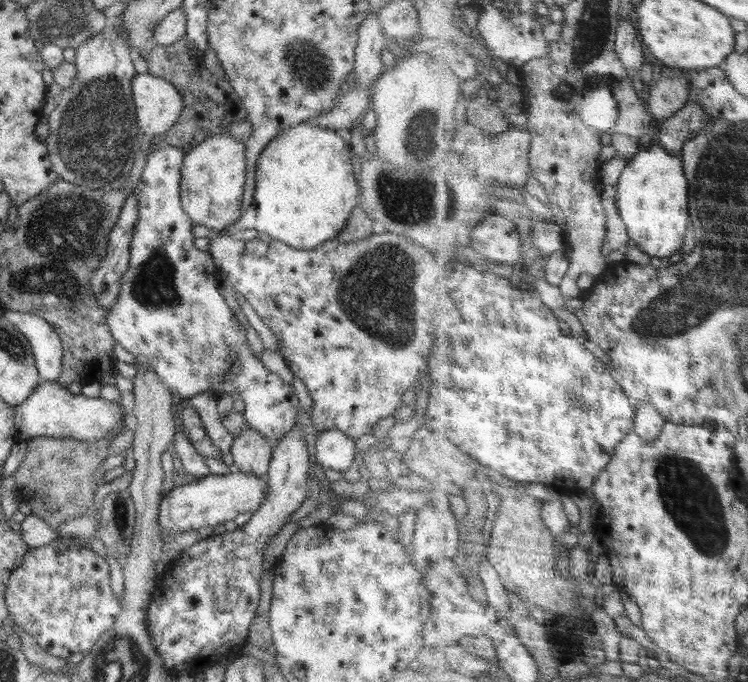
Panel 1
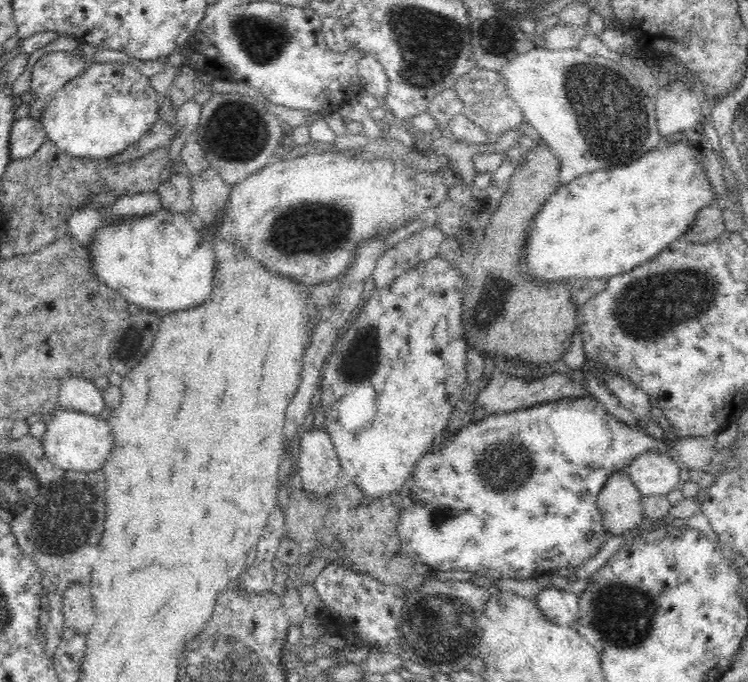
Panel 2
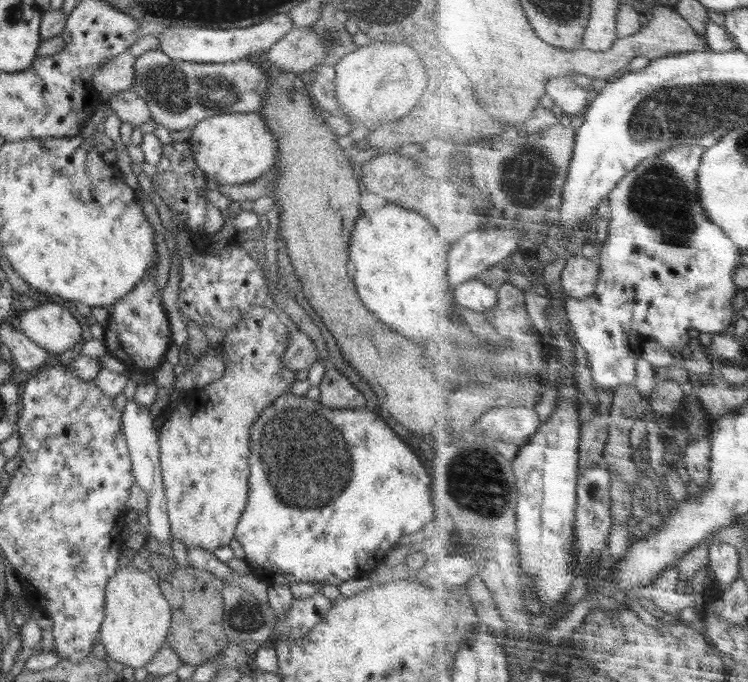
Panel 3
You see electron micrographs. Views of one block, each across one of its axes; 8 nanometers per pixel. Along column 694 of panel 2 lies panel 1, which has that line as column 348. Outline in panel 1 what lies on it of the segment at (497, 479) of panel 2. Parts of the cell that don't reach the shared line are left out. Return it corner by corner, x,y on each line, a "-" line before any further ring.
325,430
317,433
313,458
325,470
349,472
355,468
355,439
341,430

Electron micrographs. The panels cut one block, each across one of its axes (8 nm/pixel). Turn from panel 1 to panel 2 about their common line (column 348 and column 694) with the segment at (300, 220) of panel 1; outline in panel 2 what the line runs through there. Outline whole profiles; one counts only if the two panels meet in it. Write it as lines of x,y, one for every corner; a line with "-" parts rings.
686,142
670,144
665,143
659,148
647,152
642,158
610,170
595,170
594,172
582,174
578,178
574,178
565,185
561,185
560,188
542,205
542,208
538,211
538,214
533,218
534,224
528,234
528,240
526,240
526,248
524,248
524,261
526,261
525,274
529,278
535,278
535,280
541,280
544,285
550,285
551,283
558,283
562,280
570,281
572,278
589,278
589,279
601,279
614,277
615,275
626,273
633,270
638,266
654,259
661,254
662,250
666,250
668,245
676,242
678,239
683,238
686,234
688,227
694,224
694,217
700,208
706,205
711,206
715,204
714,197
715,191
704,173
704,167
701,162
701,156
699,153
698,145
694,143

